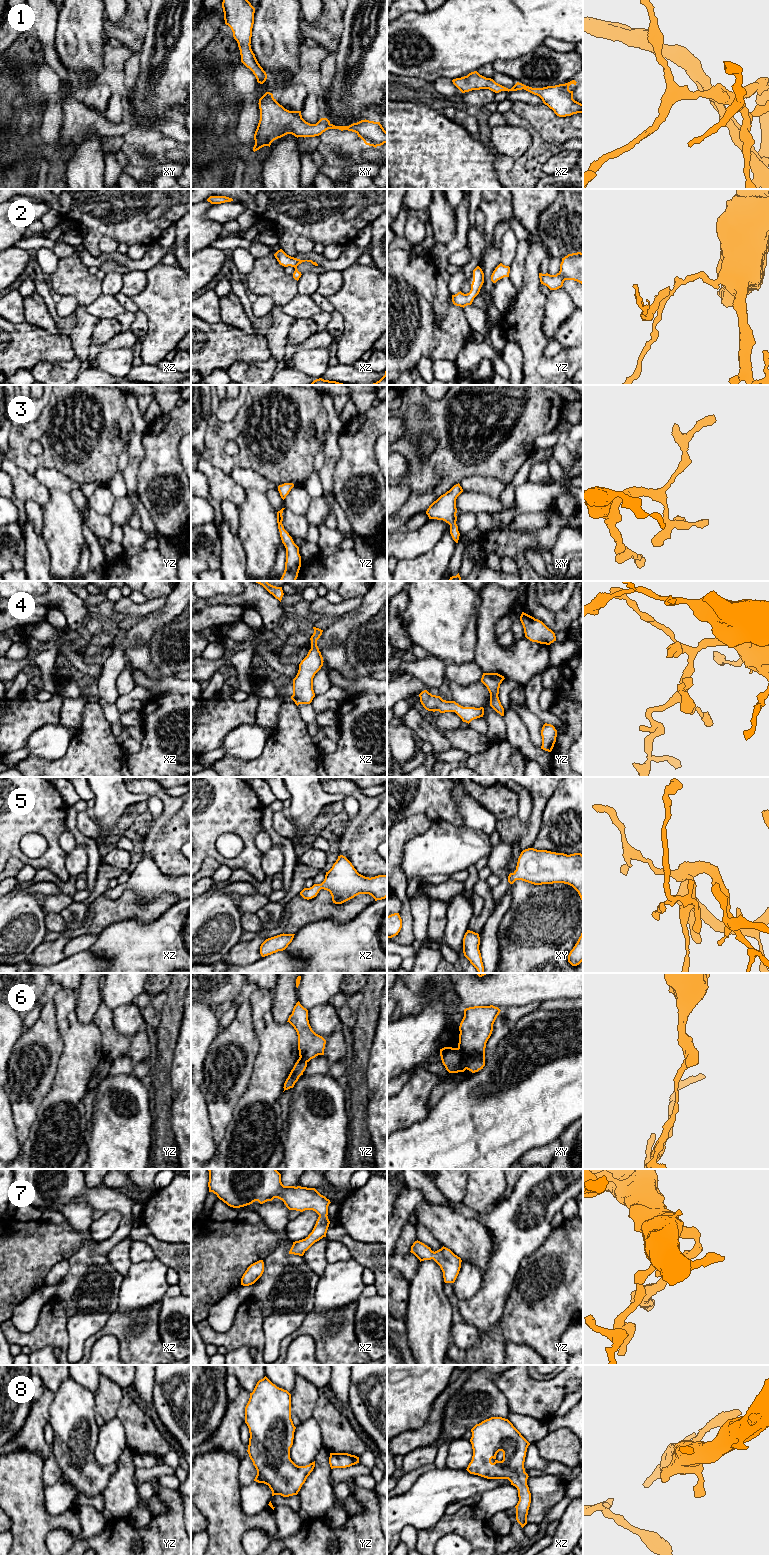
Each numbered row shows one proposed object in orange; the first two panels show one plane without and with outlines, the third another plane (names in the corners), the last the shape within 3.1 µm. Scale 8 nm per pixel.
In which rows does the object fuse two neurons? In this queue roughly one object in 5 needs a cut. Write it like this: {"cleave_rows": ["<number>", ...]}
{"cleave_rows": ["6"]}

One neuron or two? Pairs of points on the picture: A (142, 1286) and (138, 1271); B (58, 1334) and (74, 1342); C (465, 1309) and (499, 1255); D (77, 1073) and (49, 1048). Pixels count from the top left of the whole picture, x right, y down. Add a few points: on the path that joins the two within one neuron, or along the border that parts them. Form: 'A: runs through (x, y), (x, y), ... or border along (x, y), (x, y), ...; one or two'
A: runs through (142, 1282), (140, 1275); one
B: border along (67, 1315), (66, 1354); two
C: runs through (480, 1299), (498, 1281), (499, 1270); one
D: border along (59, 1033), (62, 1039), (62, 1051), (53, 1080); two

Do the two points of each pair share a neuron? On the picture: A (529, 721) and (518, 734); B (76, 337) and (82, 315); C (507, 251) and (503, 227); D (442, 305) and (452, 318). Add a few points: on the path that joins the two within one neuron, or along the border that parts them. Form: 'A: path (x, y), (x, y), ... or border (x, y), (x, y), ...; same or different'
A: border (511, 707), (526, 726), (530, 740), (535, 747); different
B: path (81, 332), (82, 320); same
C: border (511, 229), (502, 237), (500, 258); different
D: border (436, 289), (433, 314), (438, 322); different

